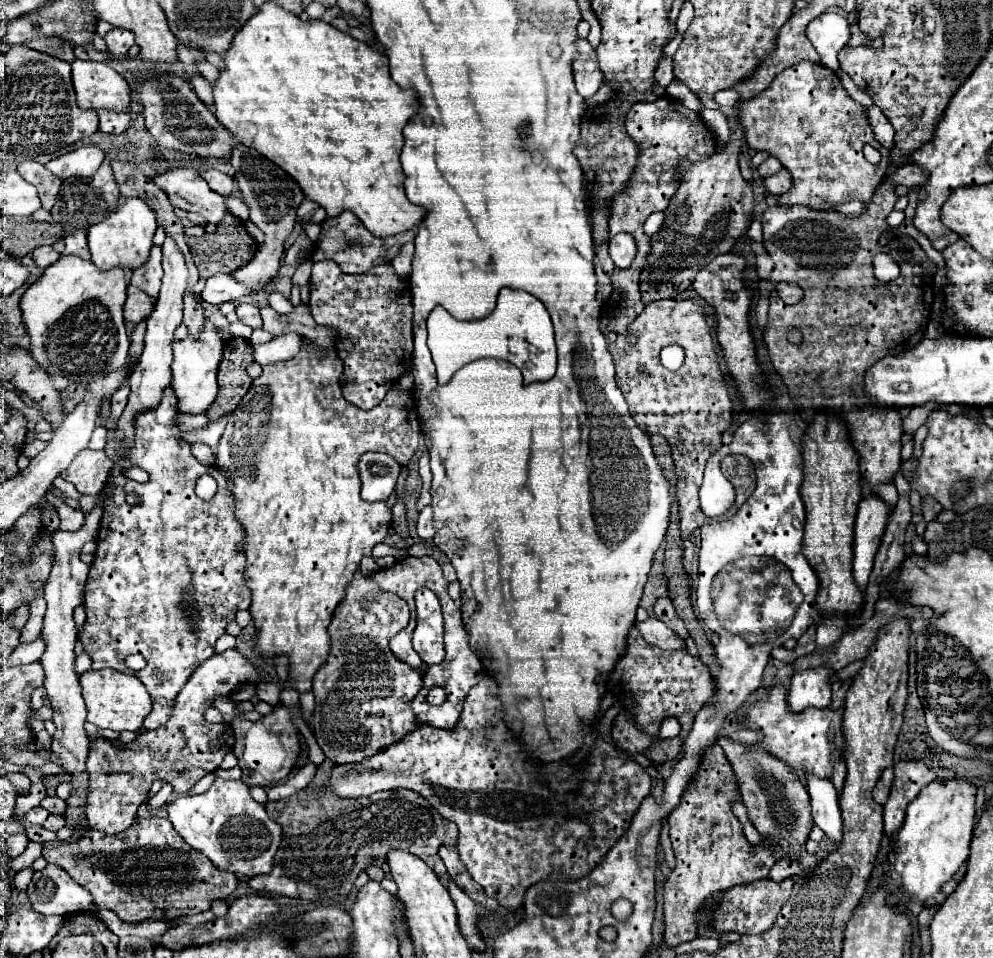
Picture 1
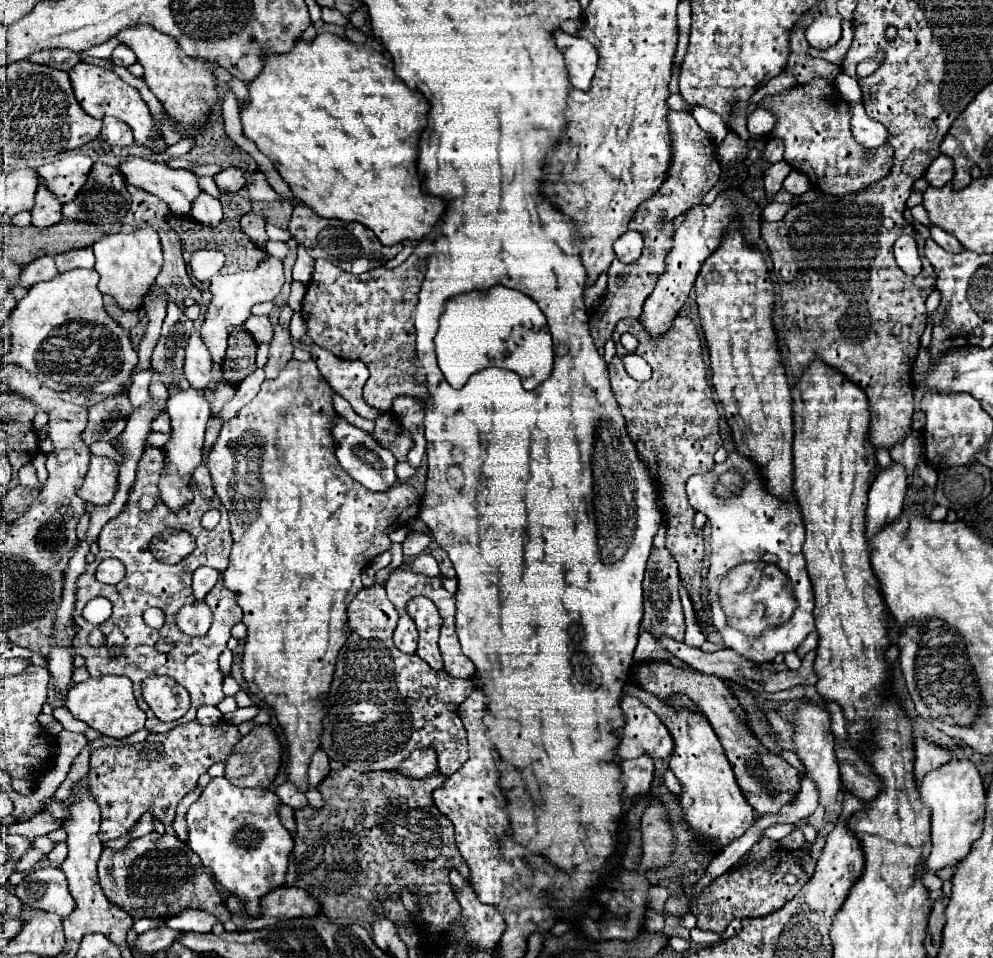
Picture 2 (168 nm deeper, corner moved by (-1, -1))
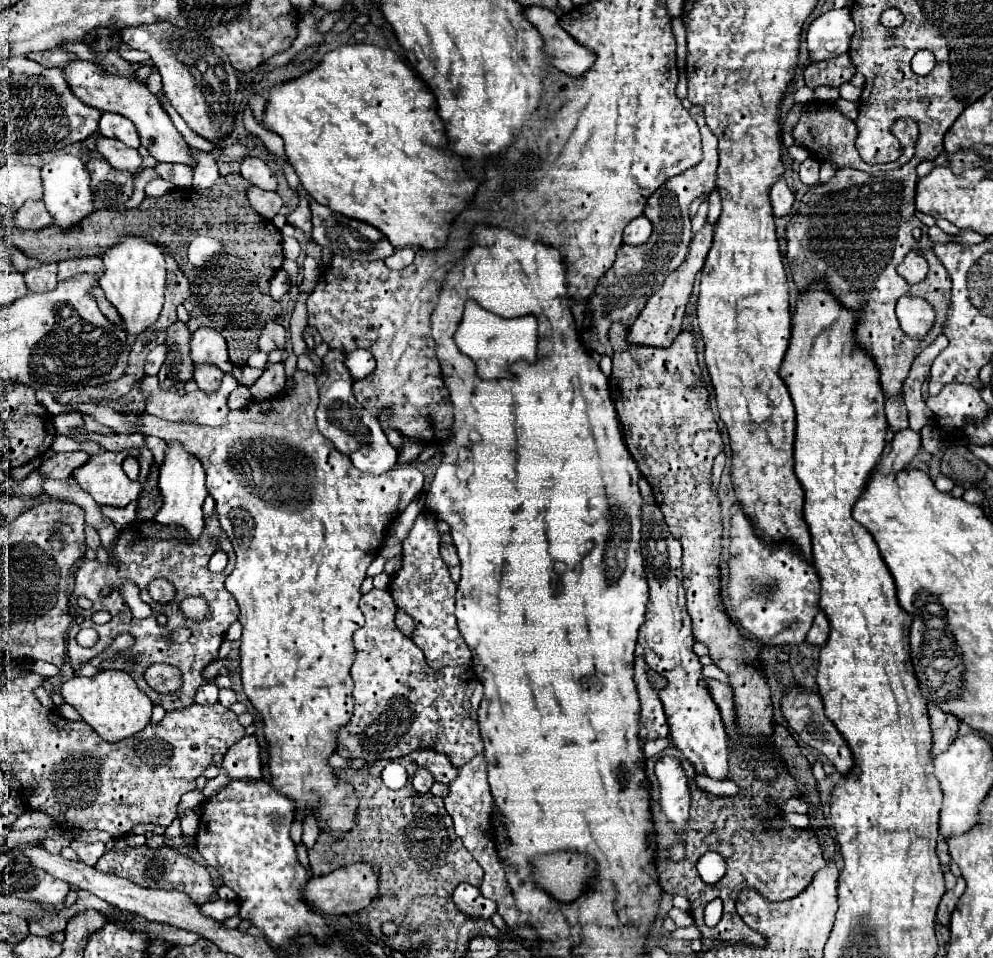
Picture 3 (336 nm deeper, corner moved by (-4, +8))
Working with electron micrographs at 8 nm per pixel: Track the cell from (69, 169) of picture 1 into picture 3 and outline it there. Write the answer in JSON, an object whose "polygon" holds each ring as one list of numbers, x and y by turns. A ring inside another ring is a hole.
{"polygon":[[59,153,55,159,51,159,41,169,41,177,43,177,43,187,45,187,43,201,47,205,47,211,53,217,53,225,55,227,67,231,67,229,79,225,95,209,93,201,91,201,89,173,85,171,85,163,79,157,67,155,67,153]]}

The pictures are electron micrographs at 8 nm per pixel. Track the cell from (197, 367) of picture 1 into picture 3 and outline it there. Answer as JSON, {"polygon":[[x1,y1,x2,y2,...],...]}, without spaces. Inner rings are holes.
{"polygon":[[179,443,167,447,165,463,161,465,159,471,159,491,163,493,163,507,155,515,155,521,159,525,171,525,171,527,181,527,185,529,185,541,197,541,203,533,205,527,205,517,203,517,203,501,207,497,207,487,205,487,205,469,199,465,197,457,189,455]]}

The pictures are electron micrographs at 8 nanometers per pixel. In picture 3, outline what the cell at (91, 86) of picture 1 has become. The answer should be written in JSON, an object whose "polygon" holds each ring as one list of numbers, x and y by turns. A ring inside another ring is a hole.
{"polygon":[[79,59,71,61,71,65,67,65,63,69,63,75,65,75,65,81,69,83,73,95,79,101,83,101,85,105,95,107,99,111,113,111,113,113,119,113,119,115,131,119,135,123,135,127,139,129,141,145,149,149,151,157,155,157,157,161,165,161,165,163,183,163,183,165,195,167,197,161,191,155,191,147,185,143,183,135,175,129,169,115,157,103,157,97,153,93,149,93,145,83,129,81,123,77,111,77,105,71,101,71,99,67,95,67,95,63,79,61]]}

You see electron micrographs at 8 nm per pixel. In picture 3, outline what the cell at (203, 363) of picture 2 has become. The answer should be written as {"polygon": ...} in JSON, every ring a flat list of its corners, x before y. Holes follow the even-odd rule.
{"polygon":[[199,365,195,369,195,383,203,393,215,393,215,389,219,389,219,381,223,381,223,371,215,365]]}

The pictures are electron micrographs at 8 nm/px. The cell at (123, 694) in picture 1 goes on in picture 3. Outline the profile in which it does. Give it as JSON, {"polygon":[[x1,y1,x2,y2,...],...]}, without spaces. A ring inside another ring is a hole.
{"polygon":[[103,671,95,677,73,677,61,687,63,699,77,709,85,723,89,723,105,741,121,741,145,729,151,721,151,699,137,687,125,671]]}

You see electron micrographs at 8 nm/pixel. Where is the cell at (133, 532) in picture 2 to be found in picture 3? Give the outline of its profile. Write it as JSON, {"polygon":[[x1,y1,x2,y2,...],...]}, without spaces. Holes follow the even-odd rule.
{"polygon":[[213,515,213,517,209,517,209,519,205,521,203,535,201,535,201,539,197,539,195,543,183,543,183,541,175,539,175,535,165,535,165,531,167,531,167,527,157,525,155,521,145,521,145,523,135,521,135,523,131,523,125,531,119,533,119,539,117,539,117,545,115,545,115,551,113,551,113,559,109,561,109,565,101,565,99,561,89,561,89,559,83,559,83,561,81,561,81,567,79,567,77,577,75,577,77,583,75,583,75,591,73,591,73,595,71,595,71,605,73,605,73,609,75,609,79,615,85,617,85,621,83,621,81,625,75,625,75,627,69,629,67,653,69,653,69,663,71,663,71,667,73,667,73,673,75,673,75,671,81,669,81,665,89,663,91,659,95,659,97,655,101,655,103,651,107,651,117,635,129,633,129,635,135,639,135,645,133,645,133,647,139,647,139,649,141,649,141,651,135,655,137,663,129,663,127,659,131,657,131,653,125,651,125,653,117,653,113,659,105,659,105,661,103,661,103,667,105,667,105,669,119,669,119,671,123,669,125,673,129,673,129,675,135,679,135,683,147,693,147,697,149,697,153,703,163,705,165,711,173,711,173,709,183,709,183,707,193,705,195,689,199,689,199,685,207,683,207,681,201,677,201,671,217,657,217,651,219,651,219,647,221,647,221,643,223,643,223,633,229,629,229,625,231,625,233,621,237,621,239,607,237,607,235,597,233,597,233,595,225,589,225,585,223,585,227,573,225,573,225,571,221,571,221,573,211,573,209,567,207,567,211,555,213,555,215,551,219,551,221,547,225,547,225,553,227,553,227,557,229,557,229,565,227,565,225,569,233,569,233,567,235,567,235,553,233,553,233,549,231,549,231,543,229,543,225,531,219,527,217,515],[209,533,213,533,213,539,217,541,217,545,213,545,211,539,207,539],[113,561,119,563,119,567,115,567],[159,577,163,577,163,579,167,579,167,581,171,581,171,583,175,585,177,595,175,595,175,601,173,601,173,603,159,605,159,603,155,603,155,601,149,597,149,593,147,593,147,583,151,583,153,579,159,579],[125,581,131,581,131,583,135,583,135,585,139,587,141,599,143,599,145,603,149,603,151,609,153,609,153,615,151,615,151,617,147,617,147,619,135,619,135,617,131,615,131,611,129,611,127,603,125,603,125,599,123,599,121,593,119,593,119,587,121,587],[105,583,111,583,111,585,113,585,113,593,111,593,109,597,101,597,101,595,99,595,99,591,101,591,101,587,103,587],[79,597,91,599,91,603,93,603,91,609,81,609,81,607,77,605],[185,597,201,597,201,599,205,599,207,605,209,605,207,617,201,619,201,621,185,619,183,613,181,613,181,601,183,601],[97,609,109,611,109,613,111,613,111,621,105,623,105,625,95,625,95,623,91,621,91,615,93,615],[159,613,165,613,165,615,169,617,169,623,167,623,165,627,159,627,157,621,155,621,155,615,159,615],[83,627,93,627,93,629,99,633,99,641,97,641,95,647,91,647,91,649,83,649,83,647,79,647,77,641,75,641,75,633,77,633,79,629,83,629],[179,627,189,627,189,629,193,631,193,635,189,637,189,641,185,641,185,643,181,643,181,645,171,643,171,641,167,639,167,635,169,635,171,631,177,631],[153,663,175,665,177,669,181,669,181,673,191,673,191,679,185,677,185,679,181,681,181,689,179,689,179,695,177,695,177,697,157,693,155,689,151,689,151,687,147,685,143,673,145,673,145,669,151,667]]}

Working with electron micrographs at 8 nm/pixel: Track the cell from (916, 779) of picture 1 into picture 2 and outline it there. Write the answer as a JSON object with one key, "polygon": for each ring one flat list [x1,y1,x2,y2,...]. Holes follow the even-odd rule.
{"polygon":[[918,738,914,742,914,780,916,780,916,784,920,786,920,782,924,780,924,776,930,770,936,770,936,768,948,764,950,758,952,758,950,752,940,750,940,746]]}

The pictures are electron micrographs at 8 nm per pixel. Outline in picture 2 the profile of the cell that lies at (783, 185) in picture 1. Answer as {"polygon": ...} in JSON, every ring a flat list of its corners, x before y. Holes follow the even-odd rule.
{"polygon":[[792,170,792,172,788,174,788,178,784,180,784,190,786,190,788,194,792,194,792,196,800,196,800,194,806,192,808,188,810,188,808,178,806,178,802,172,798,172,798,170]]}

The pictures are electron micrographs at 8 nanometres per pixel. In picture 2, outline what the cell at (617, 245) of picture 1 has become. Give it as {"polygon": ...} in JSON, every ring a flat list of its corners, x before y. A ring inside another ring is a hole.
{"polygon":[[624,232,616,242,614,242,614,252,620,262,630,264,642,254,642,236,638,232]]}

